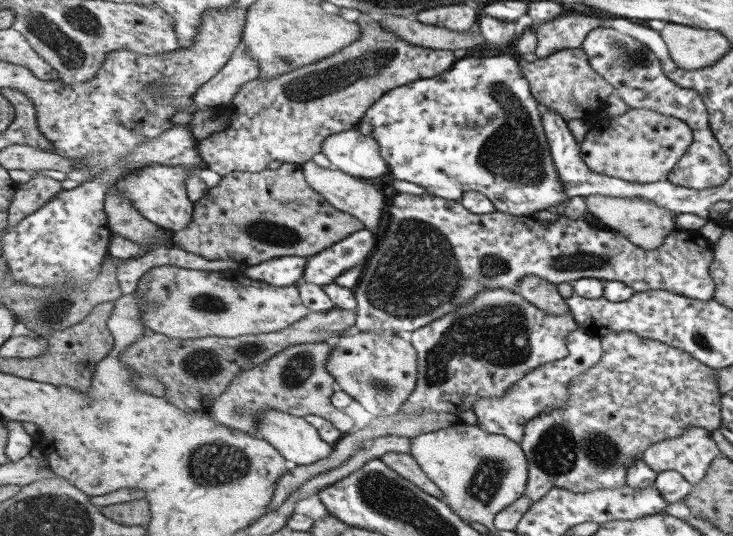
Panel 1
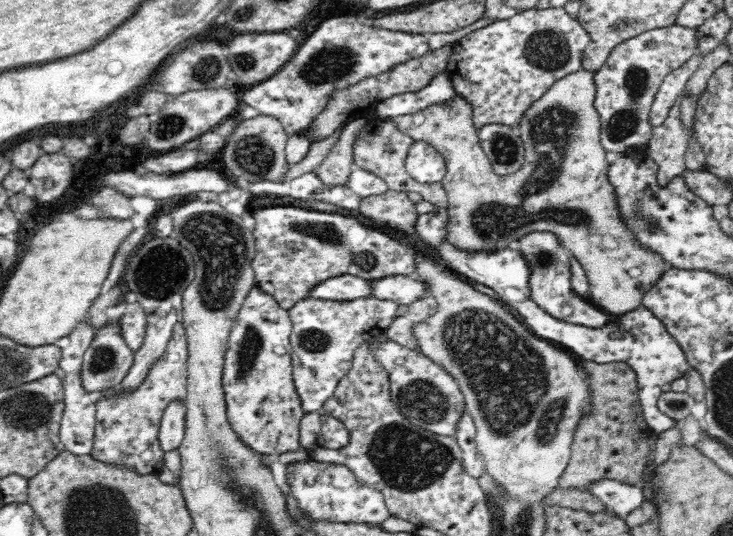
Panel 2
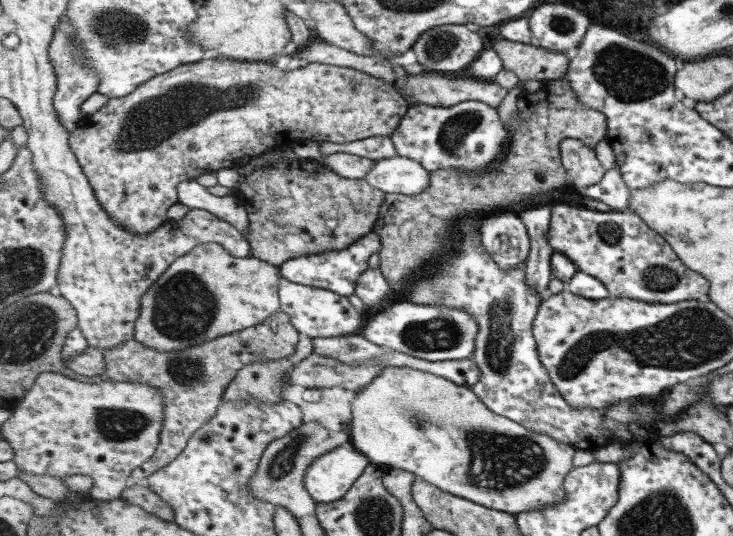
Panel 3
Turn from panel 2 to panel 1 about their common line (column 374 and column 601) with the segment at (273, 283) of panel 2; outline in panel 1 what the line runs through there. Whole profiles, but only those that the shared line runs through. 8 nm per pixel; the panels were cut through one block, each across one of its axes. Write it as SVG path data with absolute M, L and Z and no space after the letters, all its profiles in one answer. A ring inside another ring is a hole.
M407 193L395 194L389 200L387 215L390 216L391 220L389 232L387 232L387 236L383 238L383 242L377 246L377 250L372 252L373 256L370 256L369 261L365 265L360 284L354 289L354 293L358 300L356 327L363 332L389 332L408 336L414 330L423 329L424 326L431 324L438 318L444 317L452 313L455 309L469 304L472 298L476 297L477 293L485 289L507 289L517 291L520 278L527 275L544 278L553 284L561 284L561 282L571 283L580 278L598 278L602 281L619 281L630 286L635 293L650 290L666 290L700 301L708 301L711 299L714 291L713 281L708 275L708 266L712 261L711 244L708 244L706 239L692 230L676 229L672 234L666 236L666 240L662 241L662 244L658 246L657 249L643 250L639 246L633 246L633 243L625 238L624 234L620 234L620 232L613 230L599 230L599 228L594 228L591 224L584 222L582 218L573 221L564 216L560 216L555 222L546 225L537 222L537 220L531 217L514 216L507 214L505 211L495 211L491 212L491 214L473 214L473 211L470 211L462 201L449 201L446 198L439 198L429 193L426 195Z

